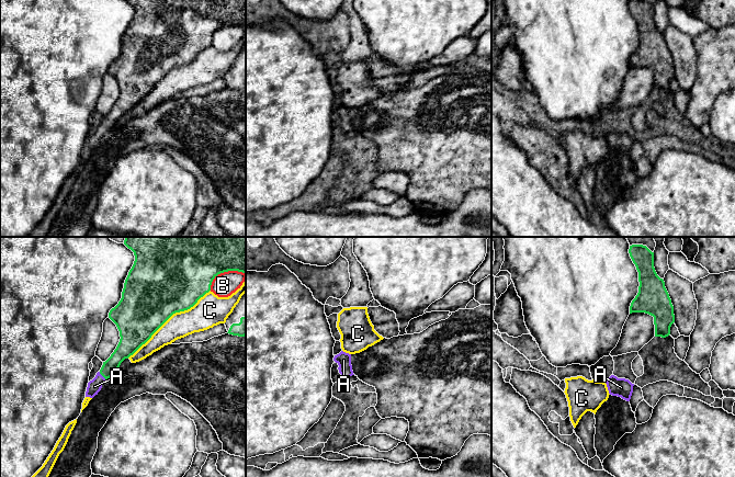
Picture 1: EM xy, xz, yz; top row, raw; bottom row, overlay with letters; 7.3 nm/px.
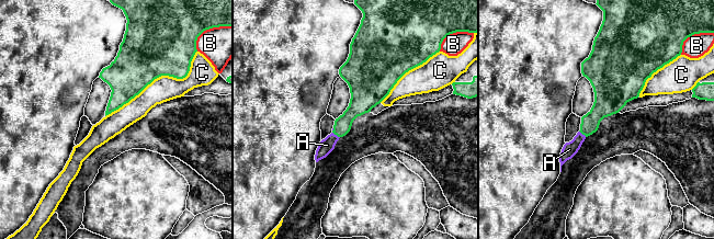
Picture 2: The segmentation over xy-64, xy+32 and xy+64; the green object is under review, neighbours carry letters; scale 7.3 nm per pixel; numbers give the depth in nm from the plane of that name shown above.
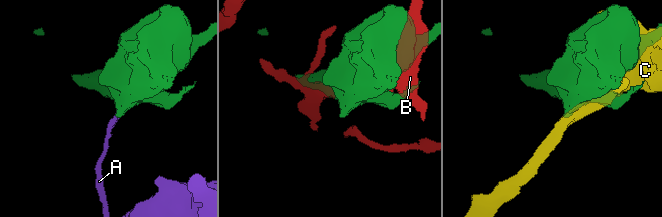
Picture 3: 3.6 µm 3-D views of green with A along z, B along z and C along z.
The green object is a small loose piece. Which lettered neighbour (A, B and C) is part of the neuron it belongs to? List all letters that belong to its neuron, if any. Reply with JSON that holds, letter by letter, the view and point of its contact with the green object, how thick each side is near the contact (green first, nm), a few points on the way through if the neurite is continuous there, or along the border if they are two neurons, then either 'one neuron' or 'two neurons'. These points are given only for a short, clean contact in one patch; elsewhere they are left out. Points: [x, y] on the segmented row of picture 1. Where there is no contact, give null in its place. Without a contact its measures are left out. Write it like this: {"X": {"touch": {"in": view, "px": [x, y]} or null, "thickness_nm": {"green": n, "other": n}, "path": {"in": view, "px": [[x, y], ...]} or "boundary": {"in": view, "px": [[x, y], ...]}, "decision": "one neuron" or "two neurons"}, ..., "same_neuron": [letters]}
{"A": {"touch": {"in": "xy", "px": [102, 375]}, "thickness_nm": {"green": 120, "other": 100}, "path": {"in": "xy", "px": [[124, 350], [102, 375], [94, 386]]}, "decision": "one neuron"}, "B": {"touch": {"in": "xy", "px": [224, 271]}, "thickness_nm": {"green": 500, "other": 170}, "decision": "two neurons"}, "C": {"touch": {"in": "xy", "px": [168, 318]}, "thickness_nm": {"green": 460, "other": 200}, "decision": "two neurons"}, "same_neuron": ["A"]}

